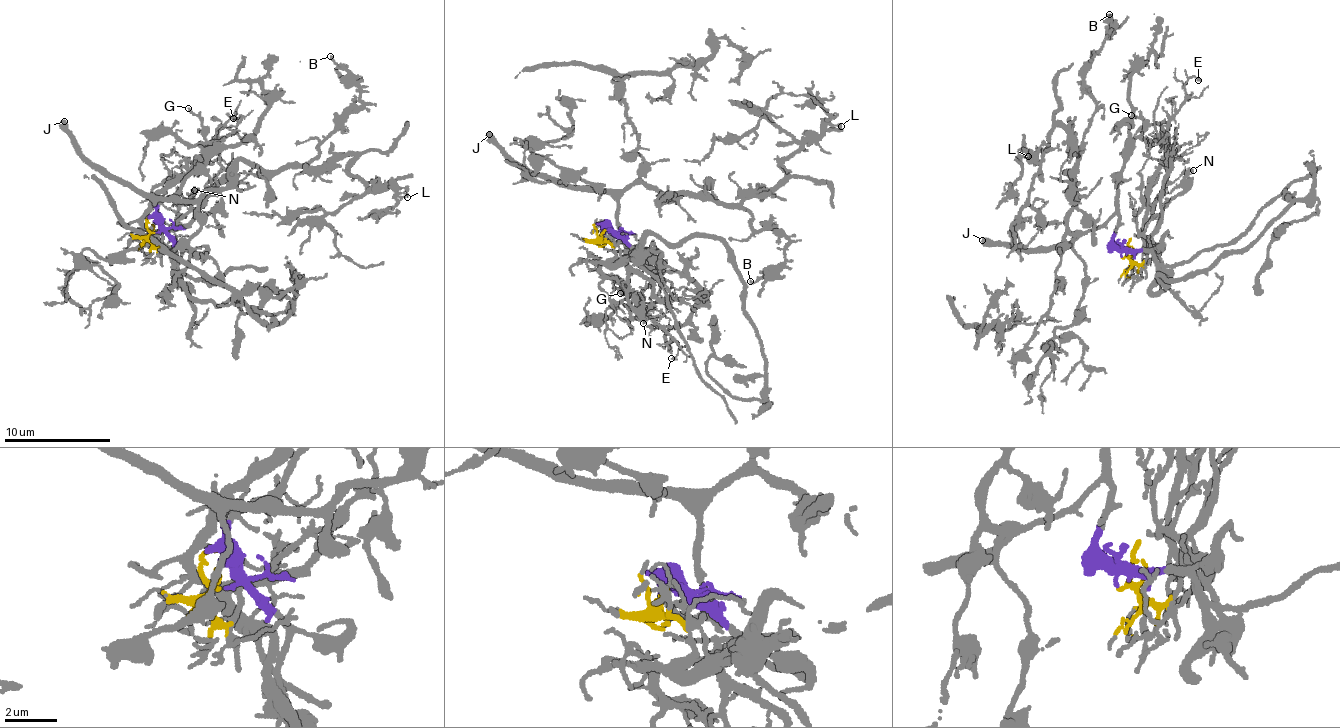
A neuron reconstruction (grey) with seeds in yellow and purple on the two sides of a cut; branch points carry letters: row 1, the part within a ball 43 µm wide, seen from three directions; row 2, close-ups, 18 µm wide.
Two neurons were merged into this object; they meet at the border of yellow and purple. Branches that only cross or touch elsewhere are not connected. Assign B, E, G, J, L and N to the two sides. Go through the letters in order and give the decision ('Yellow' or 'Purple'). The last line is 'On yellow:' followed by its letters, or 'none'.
B: Purple
E: Yellow
G: Purple
J: Purple
L: Purple
N: Yellow
On yellow: E, N

